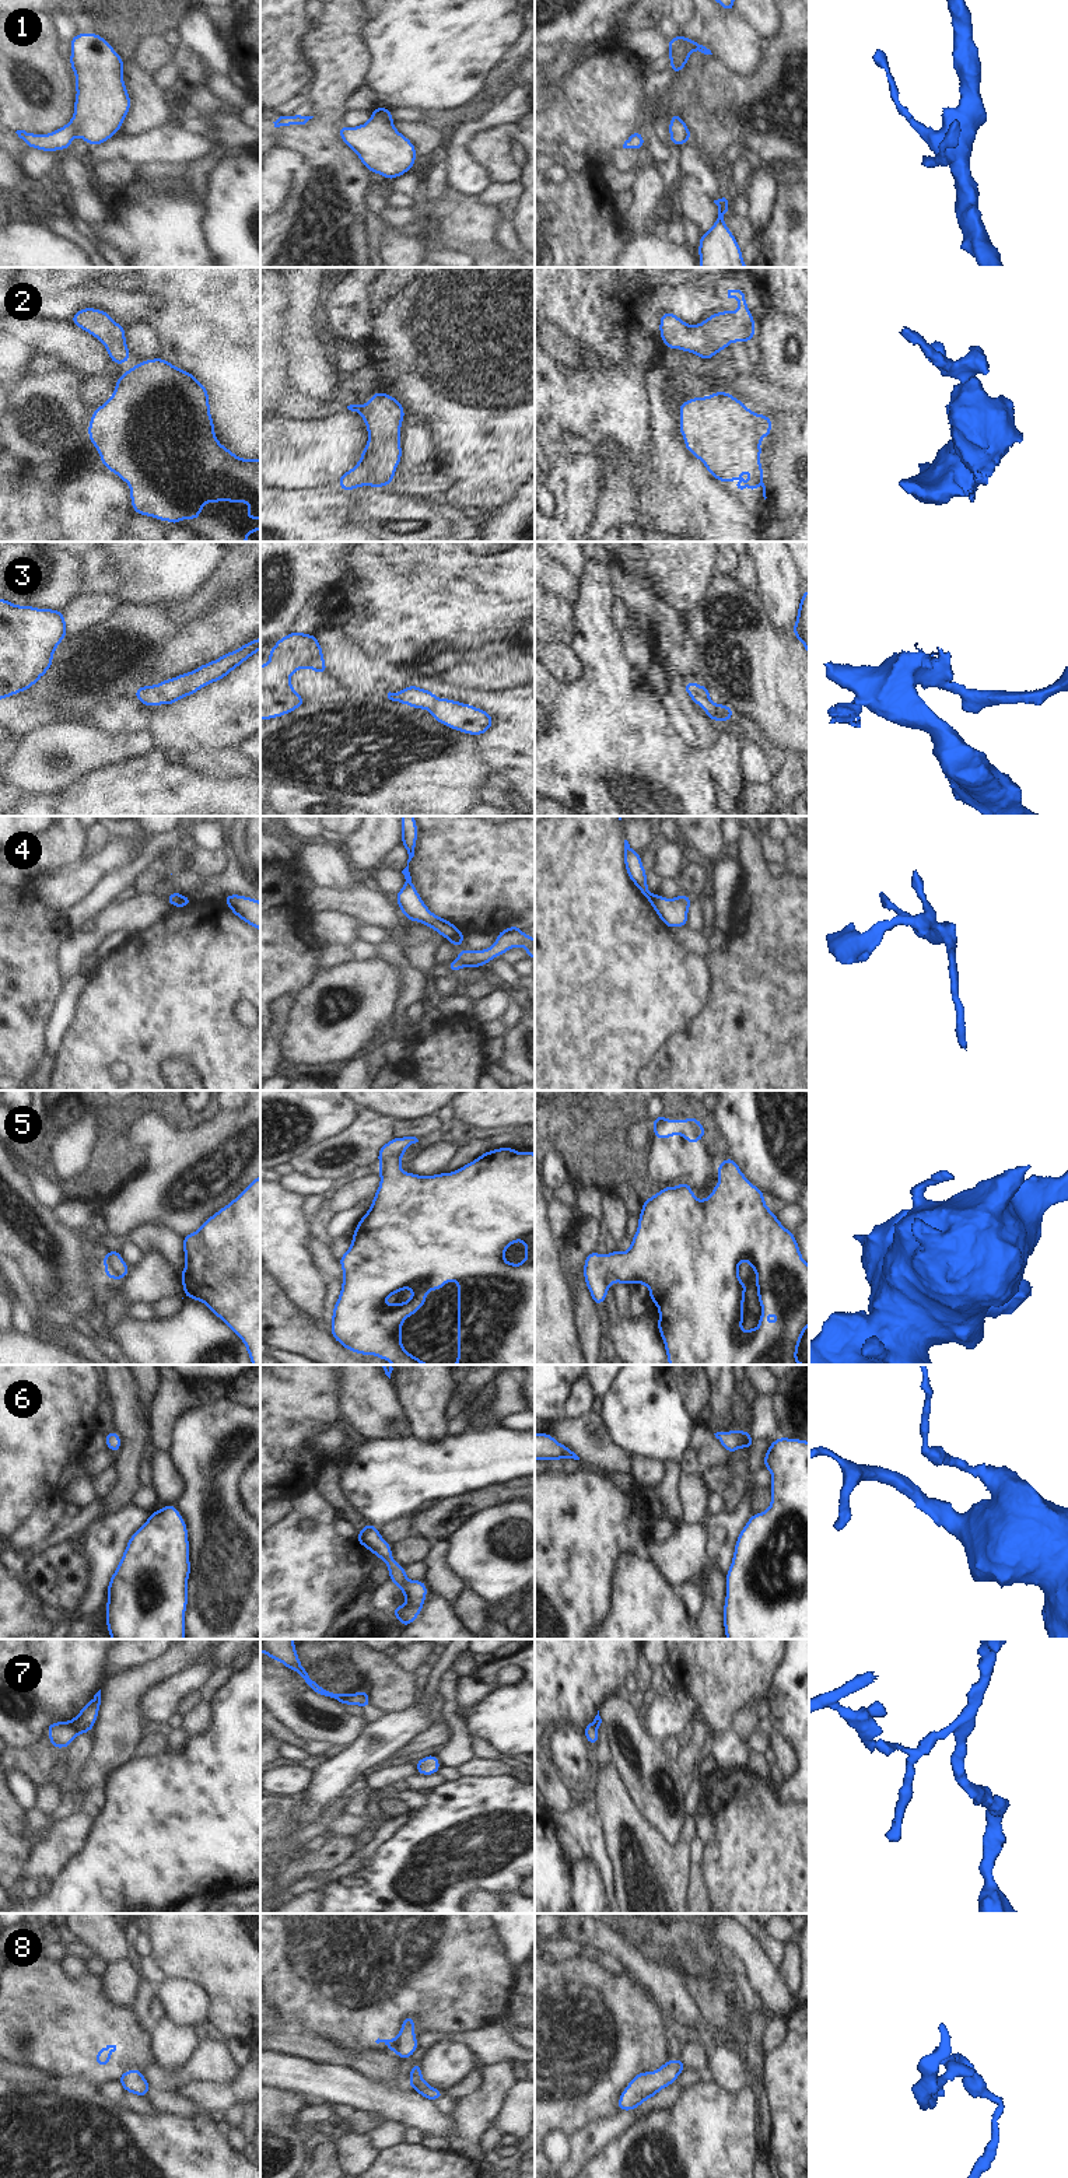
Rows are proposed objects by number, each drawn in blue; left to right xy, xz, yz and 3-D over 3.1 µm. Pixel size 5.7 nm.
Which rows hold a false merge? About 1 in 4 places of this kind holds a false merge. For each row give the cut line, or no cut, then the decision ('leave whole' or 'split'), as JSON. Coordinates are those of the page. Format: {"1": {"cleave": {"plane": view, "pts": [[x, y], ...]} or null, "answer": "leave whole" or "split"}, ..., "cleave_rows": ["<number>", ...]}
{"1": {"cleave": null, "answer": "leave whole"}, "2": {"cleave": null, "answer": "leave whole"}, "3": {"cleave": null, "answer": "leave whole"}, "4": {"cleave": {"plane": "xz", "pts": [[459, 931], [447, 939]]}, "answer": "split"}, "5": {"cleave": null, "answer": "leave whole"}, "6": {"cleave": null, "answer": "leave whole"}, "7": {"cleave": {"plane": "xy", "pts": [[66, 1722], [77, 1734]]}, "answer": "split"}, "8": {"cleave": null, "answer": "leave whole"}, "cleave_rows": ["4", "7"]}

